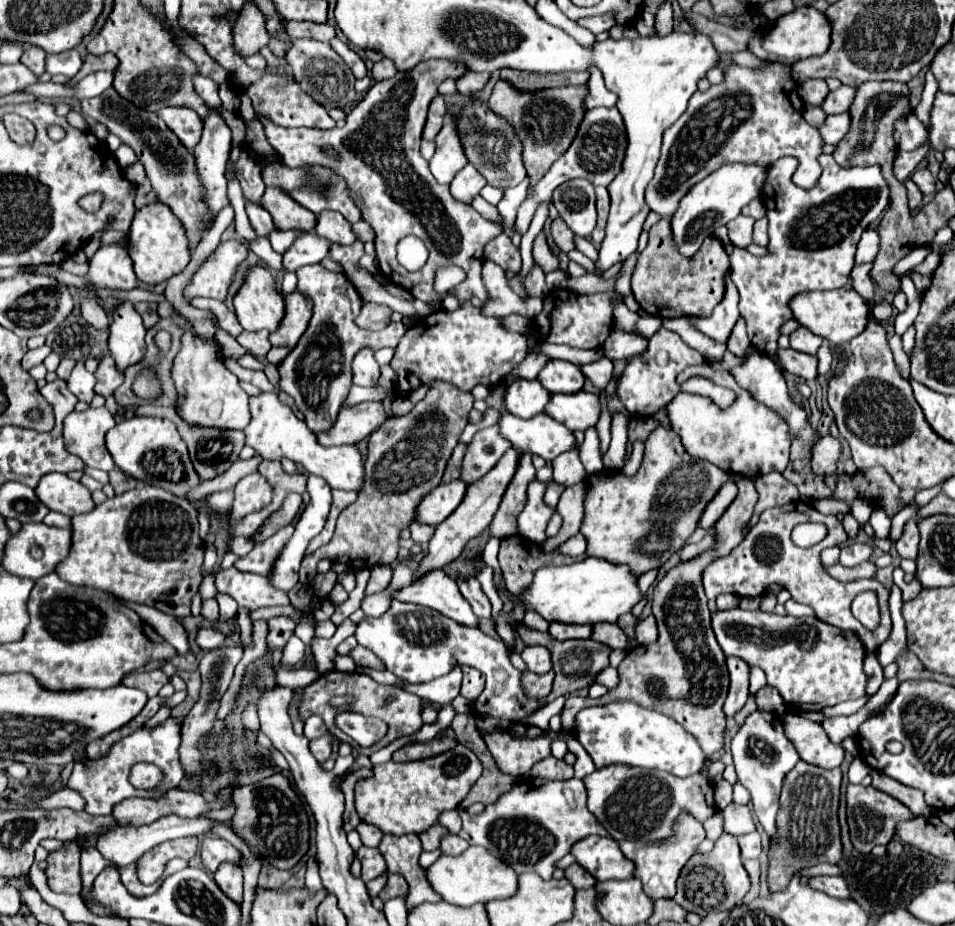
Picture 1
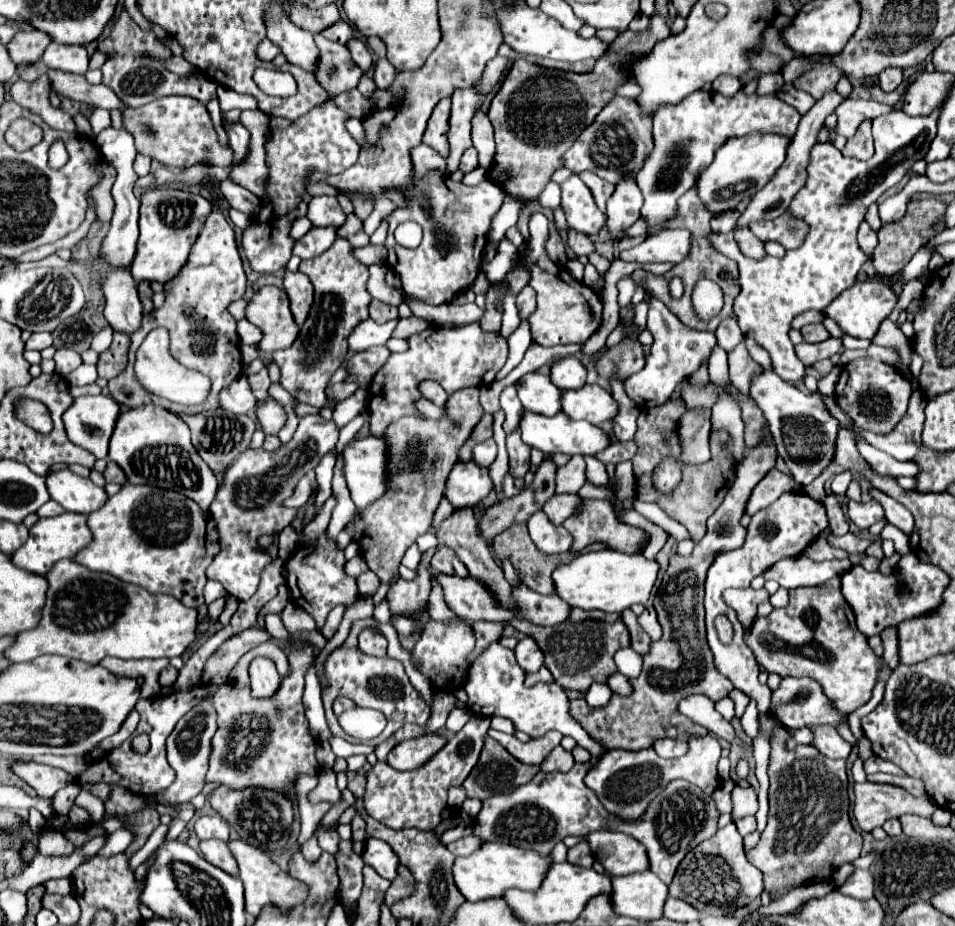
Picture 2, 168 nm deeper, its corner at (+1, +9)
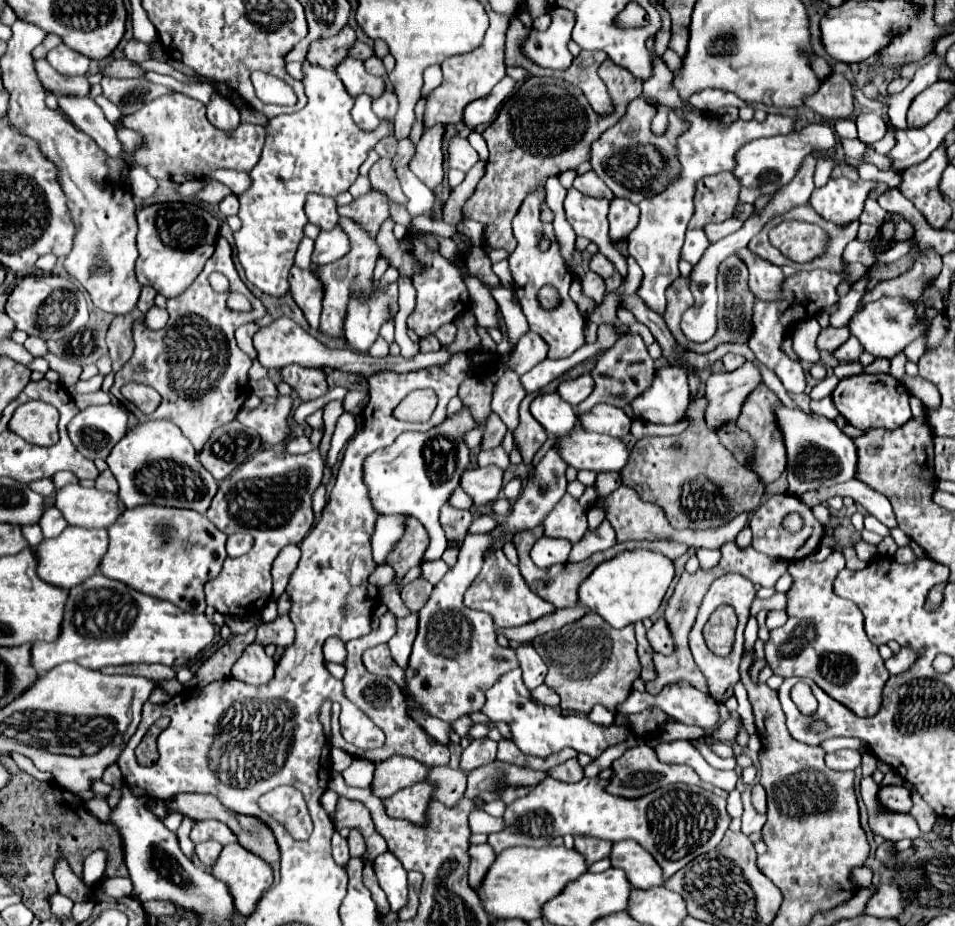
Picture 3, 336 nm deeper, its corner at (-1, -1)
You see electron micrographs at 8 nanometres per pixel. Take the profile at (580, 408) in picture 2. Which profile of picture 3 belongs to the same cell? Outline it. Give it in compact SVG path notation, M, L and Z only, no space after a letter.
M597 405L597 409L591 409L591 413L587 413L587 417L581 417L581 421L585 431L603 433L619 439L629 435L631 427L631 417L615 405Z

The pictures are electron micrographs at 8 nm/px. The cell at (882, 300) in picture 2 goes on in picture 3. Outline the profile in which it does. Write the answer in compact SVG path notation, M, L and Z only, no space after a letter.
M881 297L879 301L867 303L859 313L849 321L851 335L855 335L861 345L873 353L875 357L891 359L897 353L905 351L905 347L917 337L925 335L929 323L925 319L925 307L917 301L907 301L905 297Z

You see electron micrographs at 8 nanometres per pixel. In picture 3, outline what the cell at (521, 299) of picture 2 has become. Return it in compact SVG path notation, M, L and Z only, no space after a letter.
M529 331L527 335L523 335L519 339L517 347L513 349L509 367L523 375L543 359L547 359L547 343L543 343L543 339L539 335Z

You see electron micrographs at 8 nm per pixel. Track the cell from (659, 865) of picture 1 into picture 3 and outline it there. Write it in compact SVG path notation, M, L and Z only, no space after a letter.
M547 777L527 797L507 805L507 829L489 835L489 845L499 855L503 849L515 845L545 847L555 835L563 837L567 833L587 833L591 837L605 837L613 843L633 839L657 859L665 879L669 879L695 857L715 849L729 829L731 817L725 811L725 799L701 787L673 783L643 797L627 799L607 793L607 785L609 779L601 777L583 777L577 783L565 783Z

